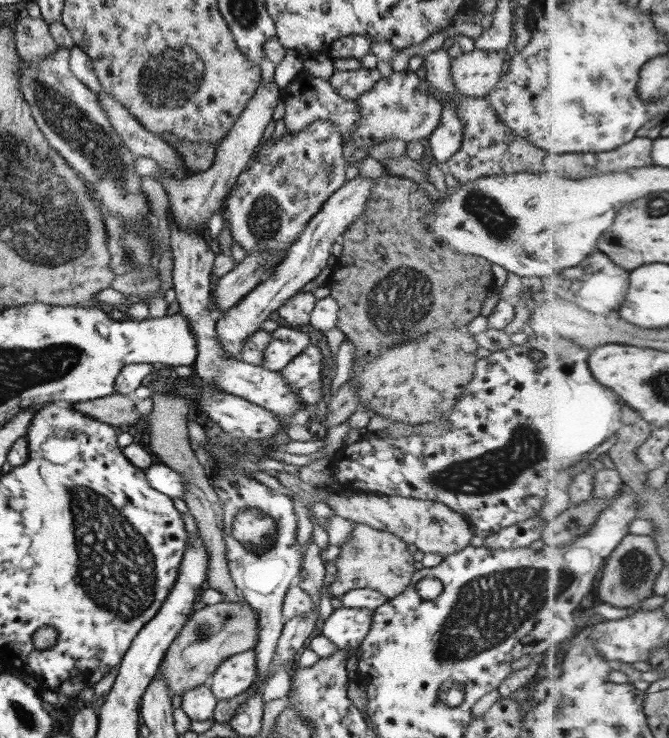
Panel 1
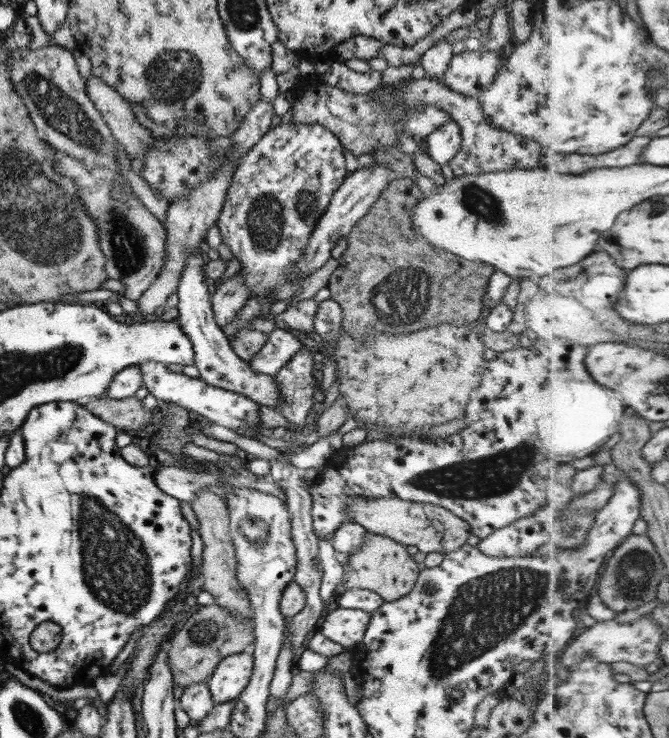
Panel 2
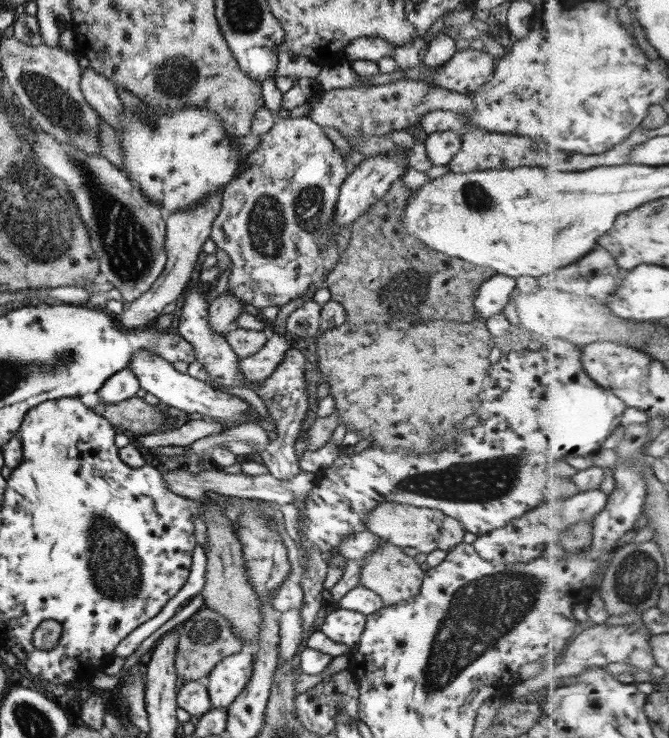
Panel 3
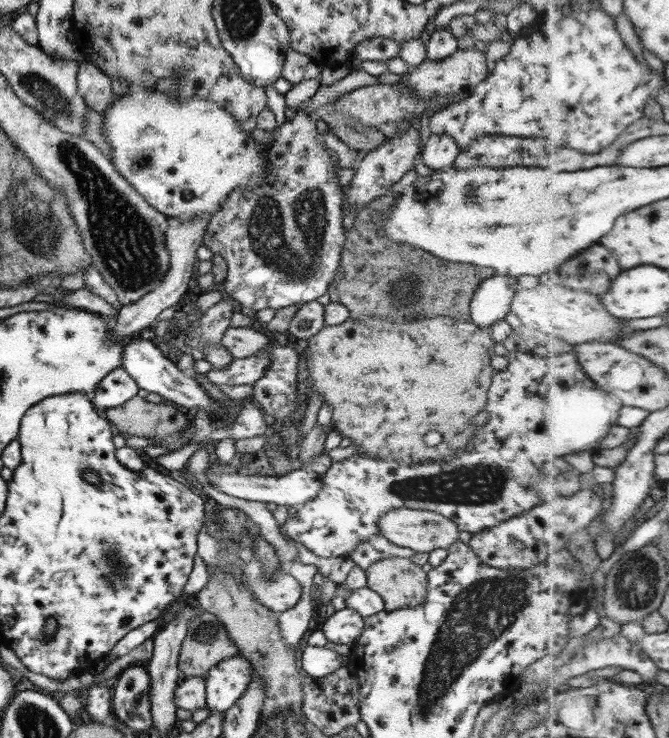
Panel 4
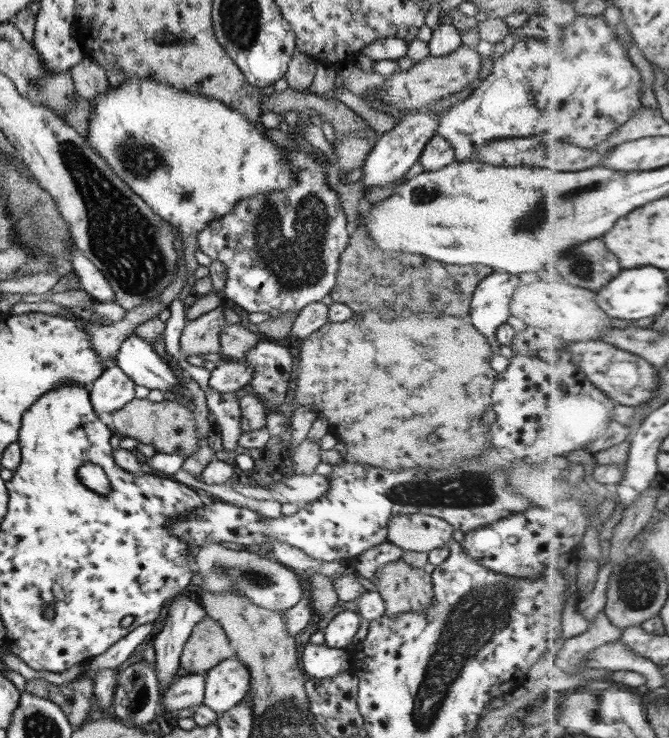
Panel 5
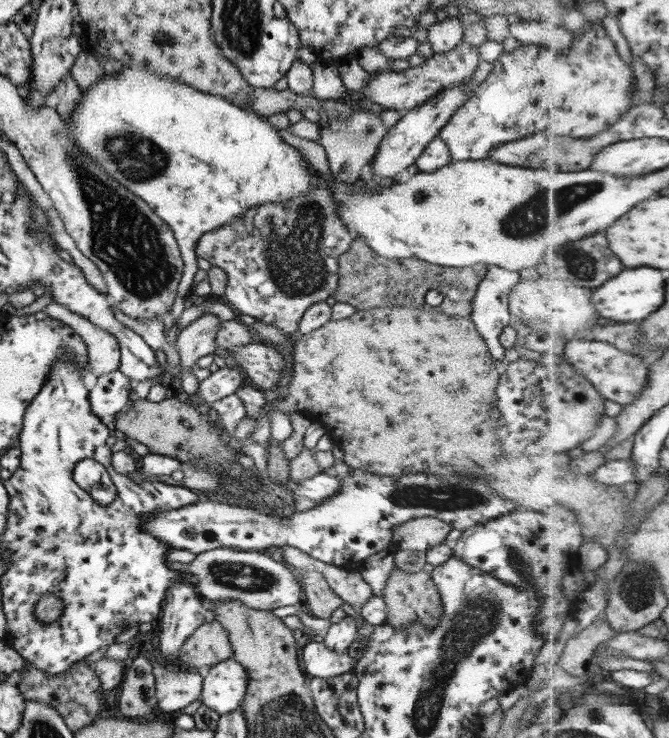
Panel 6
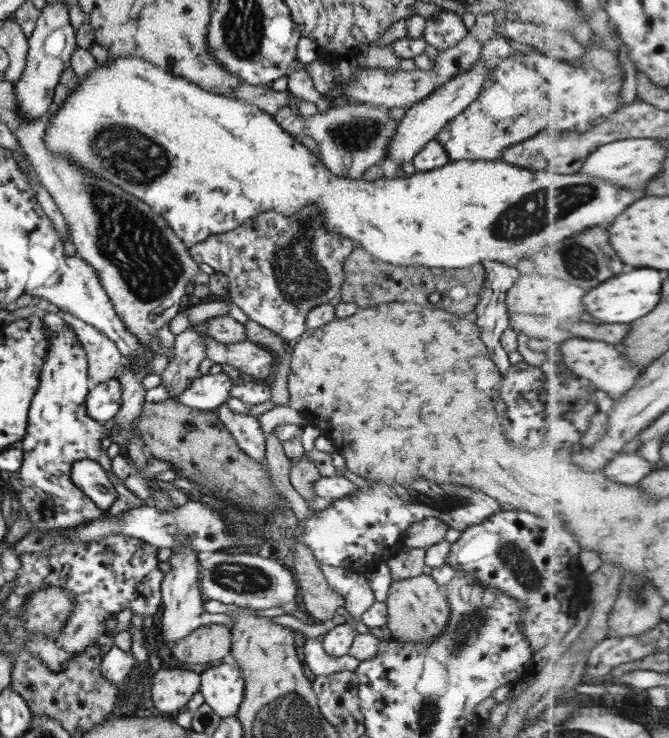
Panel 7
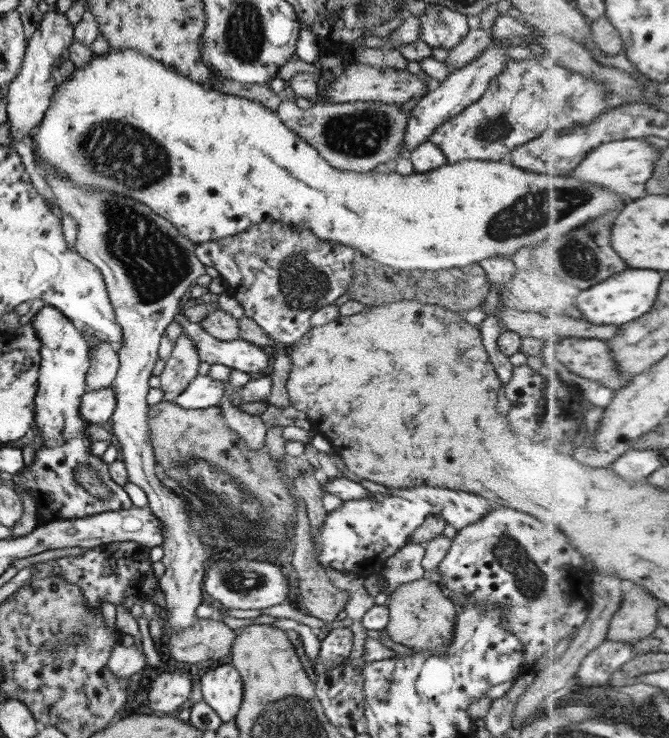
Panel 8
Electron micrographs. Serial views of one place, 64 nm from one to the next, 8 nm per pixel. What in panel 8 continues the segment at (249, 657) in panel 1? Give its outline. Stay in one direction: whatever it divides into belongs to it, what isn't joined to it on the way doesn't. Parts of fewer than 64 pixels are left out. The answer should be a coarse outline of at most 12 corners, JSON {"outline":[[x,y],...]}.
{"outline":[[227,663],[198,677],[202,701],[221,722],[241,706],[242,680]]}

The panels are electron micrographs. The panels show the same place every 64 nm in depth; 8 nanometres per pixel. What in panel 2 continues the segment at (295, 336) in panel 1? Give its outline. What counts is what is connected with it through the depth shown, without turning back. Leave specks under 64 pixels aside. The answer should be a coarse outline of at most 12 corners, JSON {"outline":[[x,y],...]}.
{"outline":[[273,329],[248,362],[251,372],[275,376],[302,349],[289,330]]}

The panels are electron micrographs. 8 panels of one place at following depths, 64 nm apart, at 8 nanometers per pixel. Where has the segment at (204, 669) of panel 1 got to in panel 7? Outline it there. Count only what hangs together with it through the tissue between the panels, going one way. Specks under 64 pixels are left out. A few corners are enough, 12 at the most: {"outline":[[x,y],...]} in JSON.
{"outline":[[228,626],[197,627],[170,648],[183,663],[218,663]]}

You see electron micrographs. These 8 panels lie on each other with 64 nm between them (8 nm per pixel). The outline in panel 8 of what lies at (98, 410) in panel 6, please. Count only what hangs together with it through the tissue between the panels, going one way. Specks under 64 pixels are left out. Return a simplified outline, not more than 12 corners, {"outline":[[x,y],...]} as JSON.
{"outline":[[112,386],[86,392],[80,417],[102,425],[112,415]]}

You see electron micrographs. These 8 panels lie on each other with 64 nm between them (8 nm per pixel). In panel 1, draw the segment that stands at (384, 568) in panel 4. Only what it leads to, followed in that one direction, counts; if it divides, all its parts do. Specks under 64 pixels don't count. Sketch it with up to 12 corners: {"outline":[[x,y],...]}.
{"outline":[[351,521],[328,592],[387,599],[415,572],[407,543]]}

